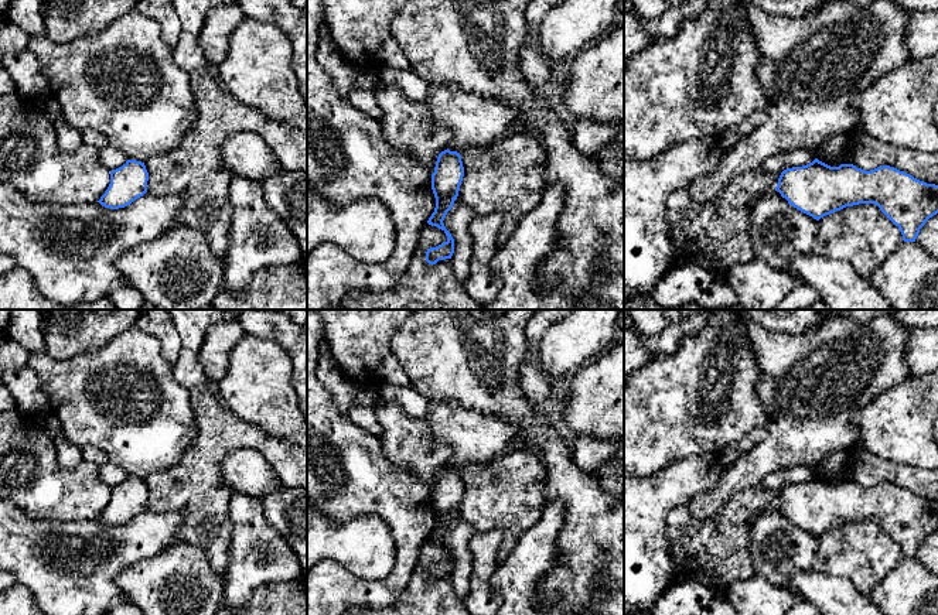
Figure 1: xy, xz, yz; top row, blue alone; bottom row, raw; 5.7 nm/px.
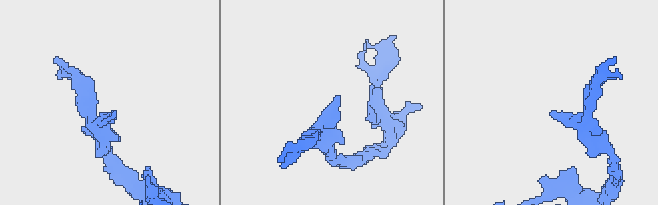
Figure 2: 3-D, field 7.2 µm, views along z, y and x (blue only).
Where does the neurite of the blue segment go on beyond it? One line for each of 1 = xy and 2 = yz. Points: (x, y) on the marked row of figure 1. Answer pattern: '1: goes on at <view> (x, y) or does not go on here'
1: does not go on here
2: does not go on here

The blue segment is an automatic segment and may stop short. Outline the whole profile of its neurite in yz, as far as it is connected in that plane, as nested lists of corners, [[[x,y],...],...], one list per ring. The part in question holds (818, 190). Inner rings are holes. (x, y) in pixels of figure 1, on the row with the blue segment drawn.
[[[818,158],[781,172],[775,189],[789,205],[819,221],[859,204],[874,204],[900,229],[904,242],[915,242],[925,222],[938,213],[938,185],[927,184],[890,165],[866,171],[853,164],[830,167]]]

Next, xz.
[[[448,148],[441,151],[437,157],[434,172],[432,174],[432,189],[436,198],[436,208],[427,223],[441,229],[446,233],[447,240],[436,247],[427,249],[426,262],[429,264],[451,259],[454,253],[454,239],[446,229],[443,221],[458,197],[463,177],[464,167],[460,153],[450,151]]]

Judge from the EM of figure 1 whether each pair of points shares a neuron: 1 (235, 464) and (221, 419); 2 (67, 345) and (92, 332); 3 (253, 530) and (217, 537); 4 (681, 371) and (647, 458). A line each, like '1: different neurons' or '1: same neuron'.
1: different neurons
2: same neuron
3: different neurons
4: same neuron

